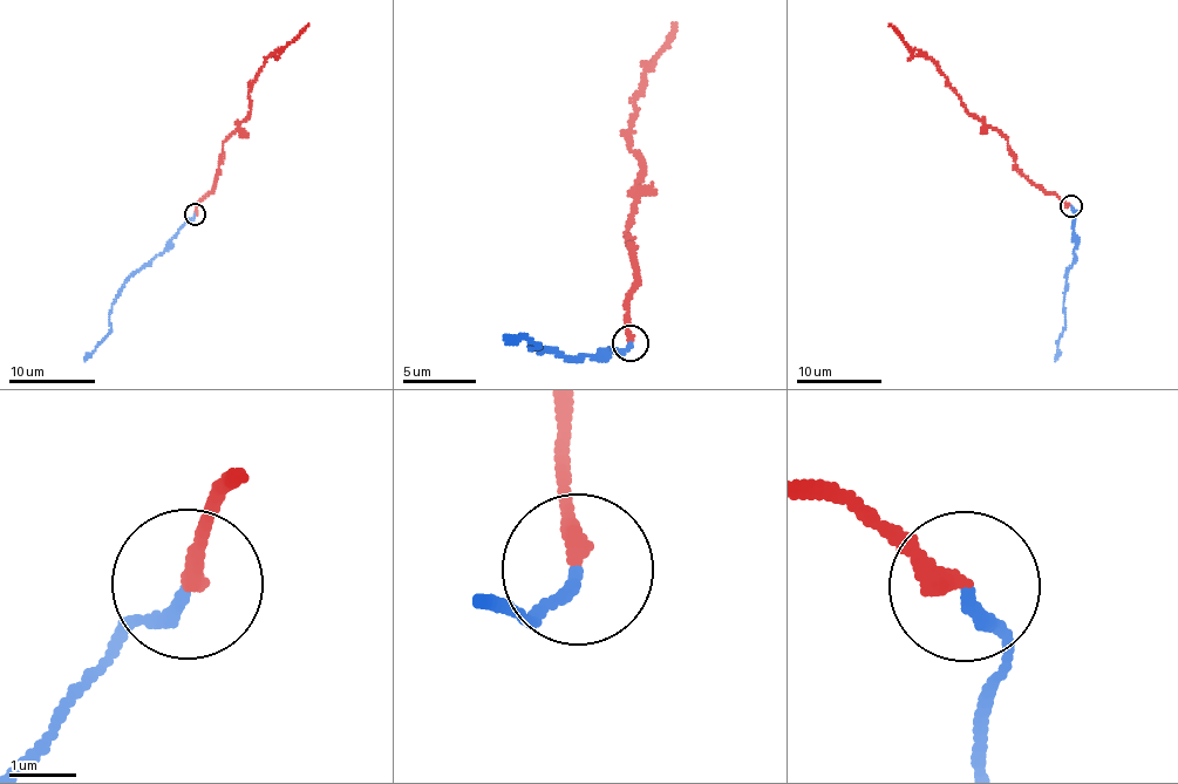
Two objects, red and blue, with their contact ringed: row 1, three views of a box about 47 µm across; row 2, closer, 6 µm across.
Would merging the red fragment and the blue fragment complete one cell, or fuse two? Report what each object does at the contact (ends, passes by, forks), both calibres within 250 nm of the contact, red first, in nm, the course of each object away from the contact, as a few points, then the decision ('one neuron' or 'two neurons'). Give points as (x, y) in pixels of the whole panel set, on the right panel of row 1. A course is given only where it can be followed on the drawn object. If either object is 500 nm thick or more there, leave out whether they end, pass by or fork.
red ends; blue ends; calibres 280 and 180 nm; course red (1071, 205), (1036, 186), (1018, 168), (1006, 140), (972, 116), (930, 59), (911, 49), (889, 24); course blue (1071, 205), (1076, 215), (1073, 234), (1075, 244), (1063, 304), (1066, 329), (1055, 361); two neurons

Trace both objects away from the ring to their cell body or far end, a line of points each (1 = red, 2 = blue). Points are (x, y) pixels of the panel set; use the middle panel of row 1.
1: (630, 343), (628, 298), (637, 280), (633, 251), (626, 232), (642, 161), (625, 135), (646, 67), (675, 24)
2: (630, 343), (621, 353), (601, 349), (597, 356), (556, 355), (505, 335)

